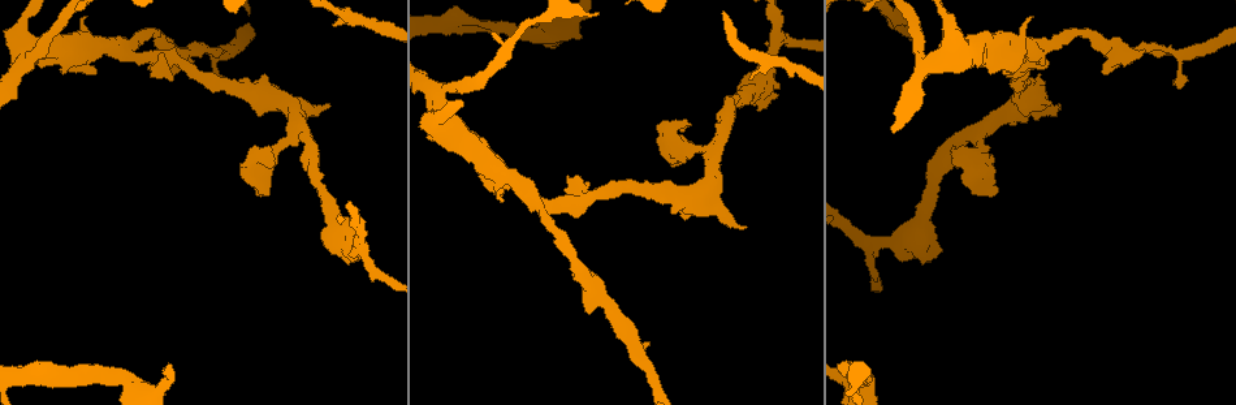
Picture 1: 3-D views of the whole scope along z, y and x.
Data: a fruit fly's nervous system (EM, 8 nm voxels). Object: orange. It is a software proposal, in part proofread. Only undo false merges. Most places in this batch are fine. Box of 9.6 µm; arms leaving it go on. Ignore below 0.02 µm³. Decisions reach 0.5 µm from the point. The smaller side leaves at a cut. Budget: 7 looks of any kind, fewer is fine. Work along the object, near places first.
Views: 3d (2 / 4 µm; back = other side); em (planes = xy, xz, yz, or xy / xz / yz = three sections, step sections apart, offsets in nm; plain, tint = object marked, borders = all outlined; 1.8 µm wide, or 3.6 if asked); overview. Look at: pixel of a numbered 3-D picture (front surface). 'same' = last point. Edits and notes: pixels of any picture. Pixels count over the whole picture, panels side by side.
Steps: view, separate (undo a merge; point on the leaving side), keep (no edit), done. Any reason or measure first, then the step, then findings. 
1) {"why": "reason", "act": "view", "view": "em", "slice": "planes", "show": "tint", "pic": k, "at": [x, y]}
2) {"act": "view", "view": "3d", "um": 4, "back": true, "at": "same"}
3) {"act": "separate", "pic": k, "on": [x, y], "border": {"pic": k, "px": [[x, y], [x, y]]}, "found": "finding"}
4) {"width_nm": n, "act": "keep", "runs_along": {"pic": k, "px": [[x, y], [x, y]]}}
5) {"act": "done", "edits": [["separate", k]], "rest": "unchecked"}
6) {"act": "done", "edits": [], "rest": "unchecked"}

{"why": "calibre changes", "act": "view", "view": "3d", "um": 4, "pic": 1, "at": [1008, 46]}

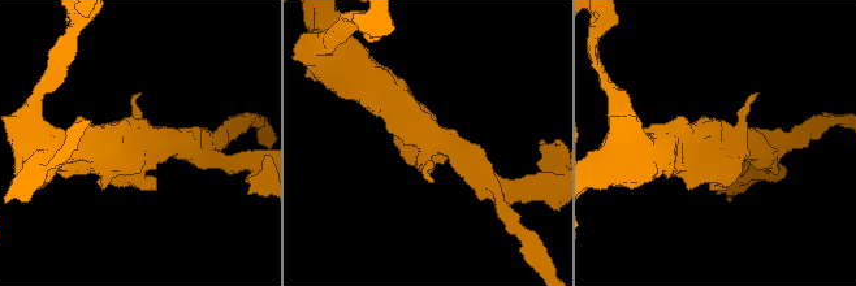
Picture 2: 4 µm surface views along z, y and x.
{"act": "view", "view": "em", "slice": "xz", "step": 16, "show": "tint", "pic": 2, "at": [716, 144]}

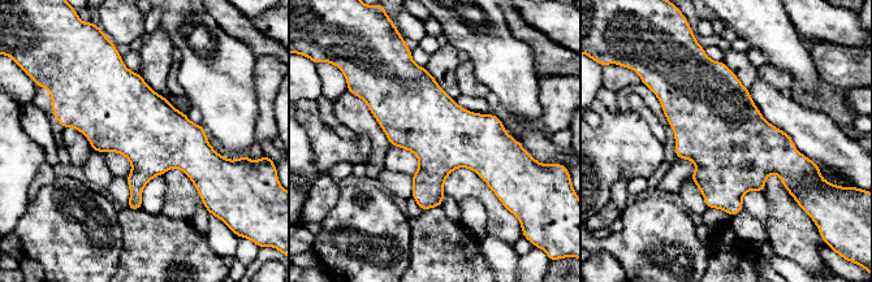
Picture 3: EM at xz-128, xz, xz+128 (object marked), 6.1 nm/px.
{"why": "another direction", "act": "view", "view": "em", "slice": "planes", "show": "tint", "at": "same"}

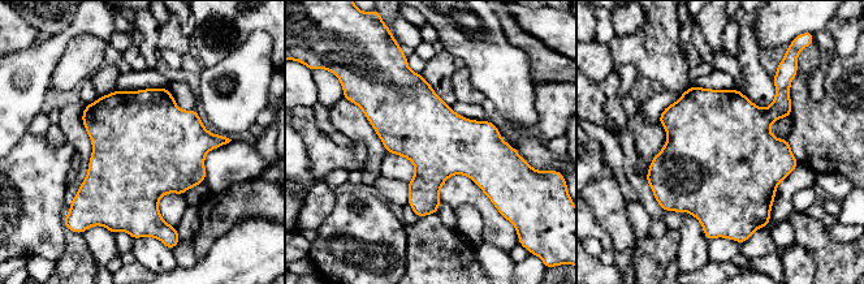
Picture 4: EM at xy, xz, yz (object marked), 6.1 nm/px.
{"act": "keep", "found": "continuous, no second neuron"}

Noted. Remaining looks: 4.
{"why": "calibre changes", "act": "view", "view": "3d", "um": 4, "pic": 1, "at": [439, 106]}

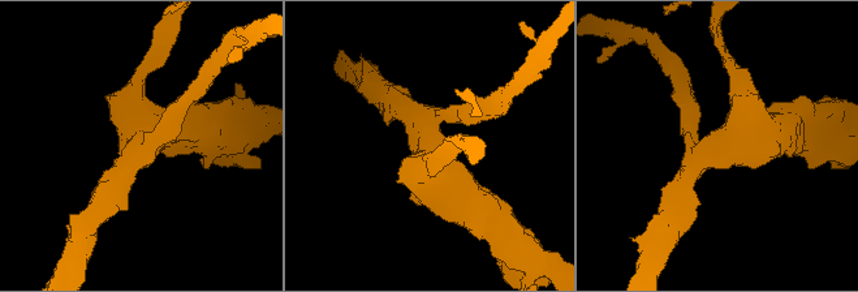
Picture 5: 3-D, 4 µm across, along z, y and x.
{"arms": 3, "arm_widths_nm": [190, 300, 500], "why": "need the tissue", "act": "view", "view": "em", "slice": "yz", "step": 8, "show": "tint", "pic": 5, "at": [730, 142]}

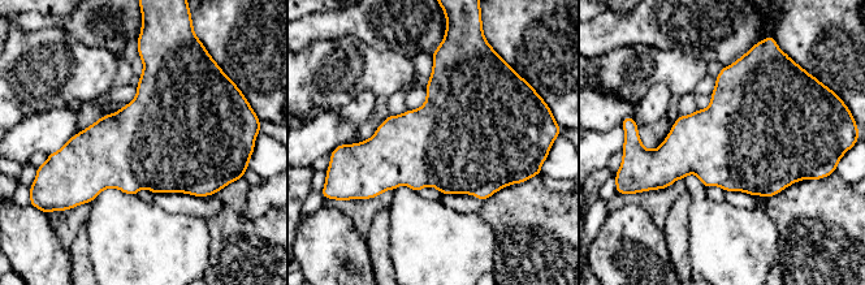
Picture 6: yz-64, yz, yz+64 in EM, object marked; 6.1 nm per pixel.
{"width_nm": 650, "act": "keep", "found": "continuous, no second neuron"}

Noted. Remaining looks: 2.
{"why": "abrupt turn", "act": "view", "view": "em", "slice": "planes", "show": "tint", "pic": 1, "at": [179, 49]}

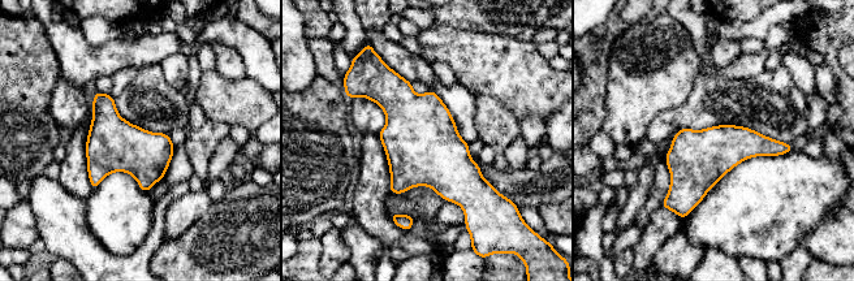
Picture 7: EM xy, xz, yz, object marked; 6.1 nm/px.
{"width_nm": 340, "act": "keep", "found": "continuous, no second neuron"}

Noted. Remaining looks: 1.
{"act": "done", "edits": [], "rest": "unchecked"}

